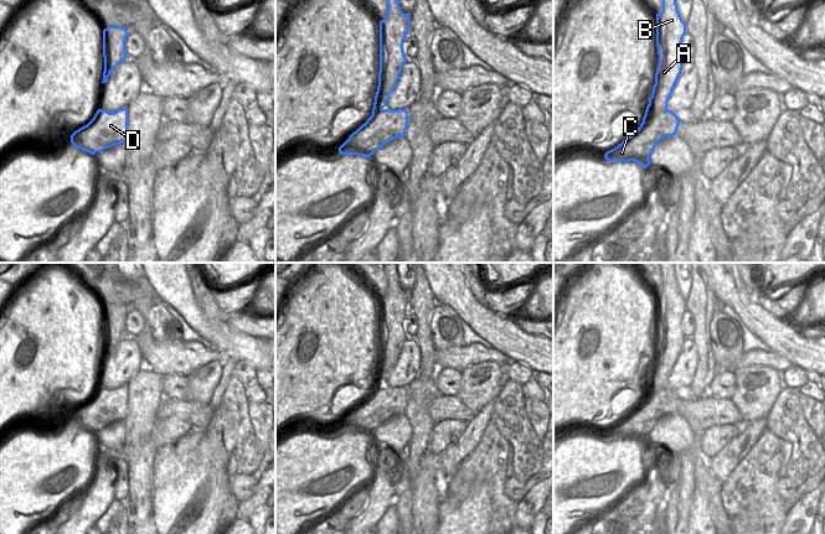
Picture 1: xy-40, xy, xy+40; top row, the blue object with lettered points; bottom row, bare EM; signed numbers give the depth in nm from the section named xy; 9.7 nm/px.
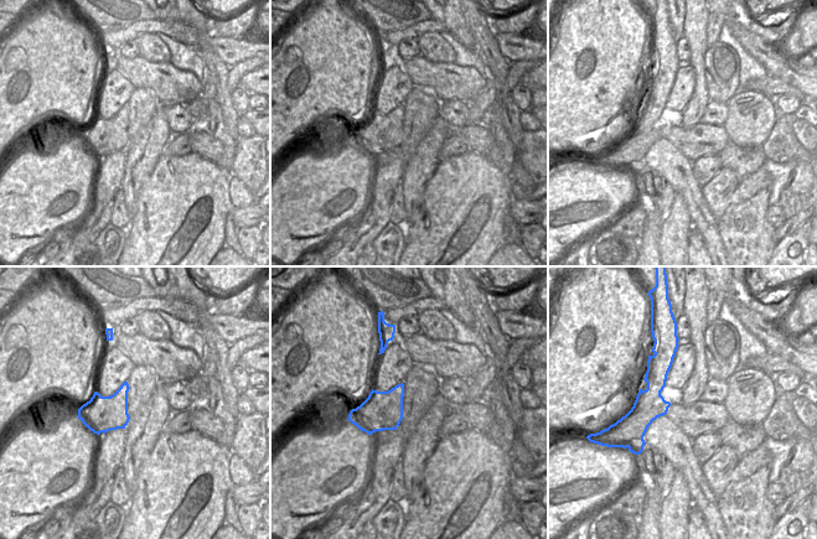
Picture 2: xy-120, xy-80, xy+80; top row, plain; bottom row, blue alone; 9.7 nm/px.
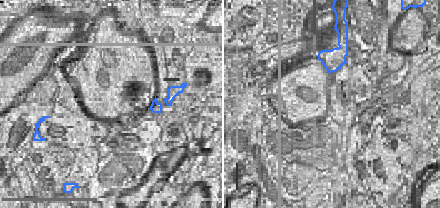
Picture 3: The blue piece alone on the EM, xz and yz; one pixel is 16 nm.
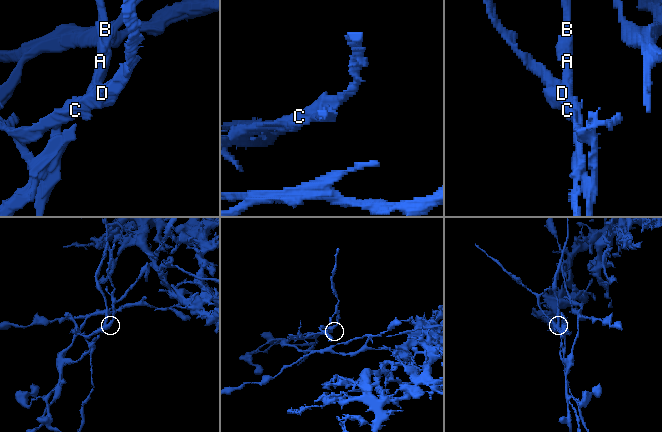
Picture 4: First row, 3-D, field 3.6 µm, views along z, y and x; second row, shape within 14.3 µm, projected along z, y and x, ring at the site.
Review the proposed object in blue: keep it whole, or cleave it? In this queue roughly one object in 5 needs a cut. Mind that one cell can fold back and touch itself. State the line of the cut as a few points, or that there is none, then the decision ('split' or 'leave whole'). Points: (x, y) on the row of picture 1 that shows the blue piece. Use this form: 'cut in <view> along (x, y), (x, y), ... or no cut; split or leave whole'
cut in xy+40 along (646, 108), (655, 115), (668, 109); split

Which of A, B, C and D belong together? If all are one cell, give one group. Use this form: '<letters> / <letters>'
A B / C D

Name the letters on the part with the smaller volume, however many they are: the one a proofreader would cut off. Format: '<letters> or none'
A, B

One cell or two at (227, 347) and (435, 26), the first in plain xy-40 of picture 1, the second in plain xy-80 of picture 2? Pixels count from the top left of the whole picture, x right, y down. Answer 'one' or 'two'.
two

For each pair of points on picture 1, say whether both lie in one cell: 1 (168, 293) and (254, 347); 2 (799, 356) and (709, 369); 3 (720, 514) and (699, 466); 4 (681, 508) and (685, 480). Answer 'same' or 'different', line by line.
1: same
2: different
3: same
4: same

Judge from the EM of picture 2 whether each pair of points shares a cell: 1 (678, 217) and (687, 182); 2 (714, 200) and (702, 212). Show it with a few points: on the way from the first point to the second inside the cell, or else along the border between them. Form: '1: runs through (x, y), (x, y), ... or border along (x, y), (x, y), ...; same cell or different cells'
1: border along (676, 192), (682, 197), (692, 224); different cells
2: border along (701, 187), (701, 193), (715, 221); different cells

